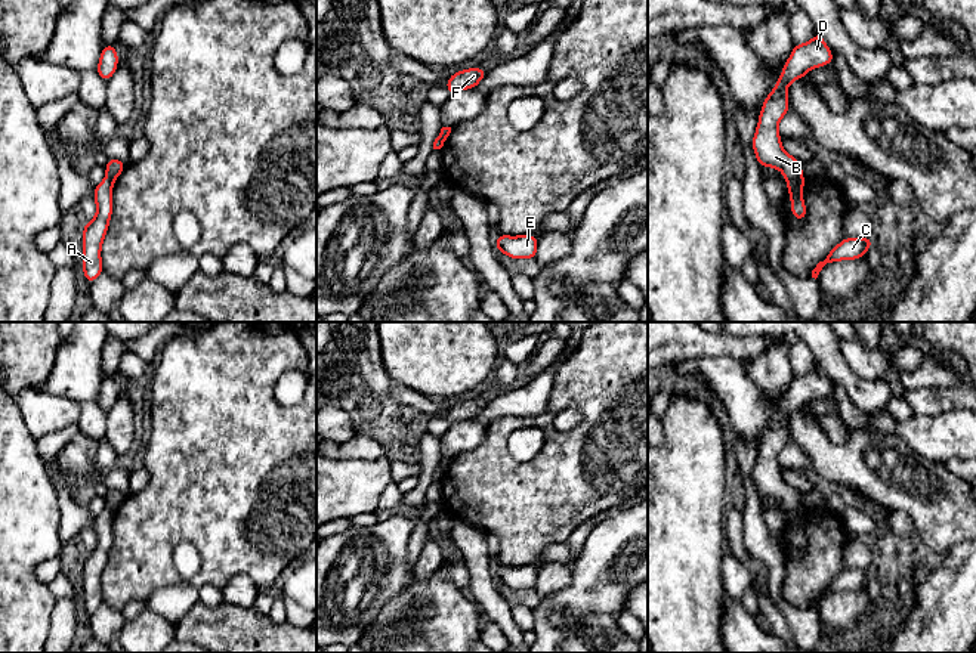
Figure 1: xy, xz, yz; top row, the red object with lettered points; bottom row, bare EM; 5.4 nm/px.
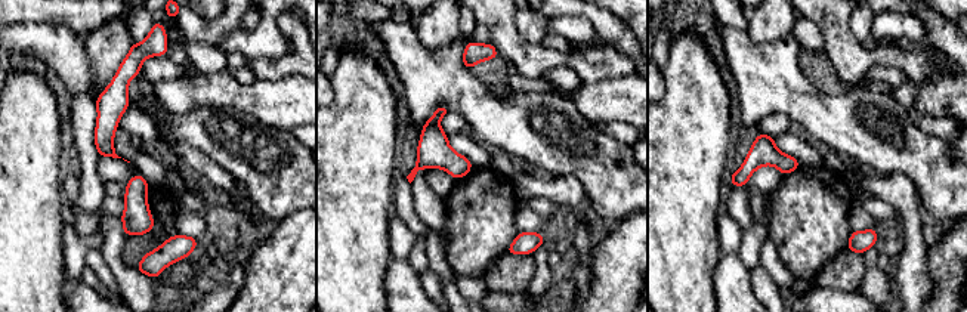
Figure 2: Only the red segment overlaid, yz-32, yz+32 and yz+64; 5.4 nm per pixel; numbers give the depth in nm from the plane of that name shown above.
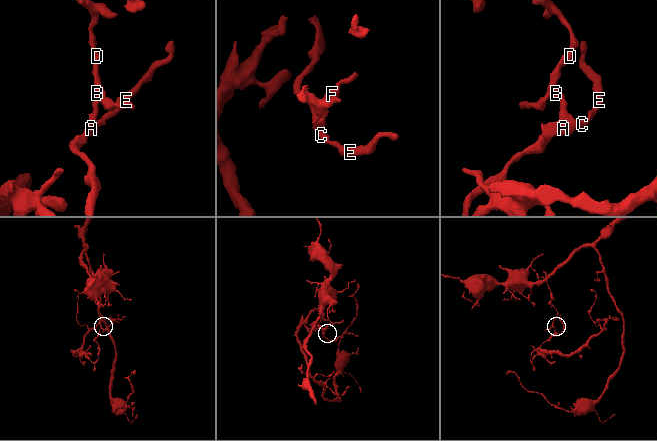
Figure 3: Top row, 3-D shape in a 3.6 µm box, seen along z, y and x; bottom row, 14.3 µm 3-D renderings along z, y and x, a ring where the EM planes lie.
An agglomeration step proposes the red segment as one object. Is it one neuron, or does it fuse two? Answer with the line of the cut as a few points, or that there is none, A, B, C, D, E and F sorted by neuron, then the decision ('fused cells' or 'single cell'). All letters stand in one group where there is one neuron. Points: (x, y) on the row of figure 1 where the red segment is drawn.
cut in yz along (802, 175), (787, 183); A C E / B D F; fused cells

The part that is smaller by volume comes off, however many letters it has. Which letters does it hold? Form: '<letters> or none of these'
A, C, E

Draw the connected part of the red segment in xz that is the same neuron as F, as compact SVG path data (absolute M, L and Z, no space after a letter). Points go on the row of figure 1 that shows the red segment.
M469 68L464 71L457 71L450 77L445 87L453 95L460 90L475 89L479 81L485 77L487 69L484 68Z

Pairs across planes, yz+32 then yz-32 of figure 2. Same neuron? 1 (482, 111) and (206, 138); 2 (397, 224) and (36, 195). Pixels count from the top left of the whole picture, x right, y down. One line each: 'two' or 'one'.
1: one
2: two

